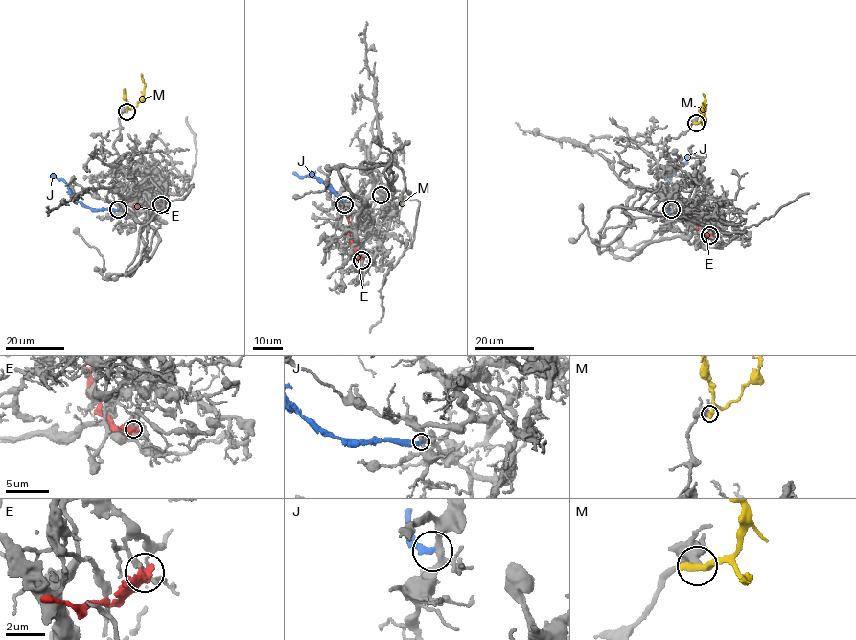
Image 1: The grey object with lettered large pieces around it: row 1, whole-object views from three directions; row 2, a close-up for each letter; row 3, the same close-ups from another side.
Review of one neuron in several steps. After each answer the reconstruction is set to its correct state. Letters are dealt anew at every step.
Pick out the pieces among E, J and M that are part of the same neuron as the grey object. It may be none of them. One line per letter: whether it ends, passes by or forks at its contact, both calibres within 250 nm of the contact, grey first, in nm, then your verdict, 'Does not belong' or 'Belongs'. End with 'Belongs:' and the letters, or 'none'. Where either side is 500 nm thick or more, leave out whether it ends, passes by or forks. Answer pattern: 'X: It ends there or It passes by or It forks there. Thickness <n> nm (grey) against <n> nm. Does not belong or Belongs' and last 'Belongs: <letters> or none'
E: Thickness 260 nm (grey) against 650 nm. Does not belong
J: It ends there. Thickness 240 nm (grey) against 300 nm. Does not belong
M: It ends there. Thickness 360 nm (grey) against 440 nm. Does not belong
Belongs: none

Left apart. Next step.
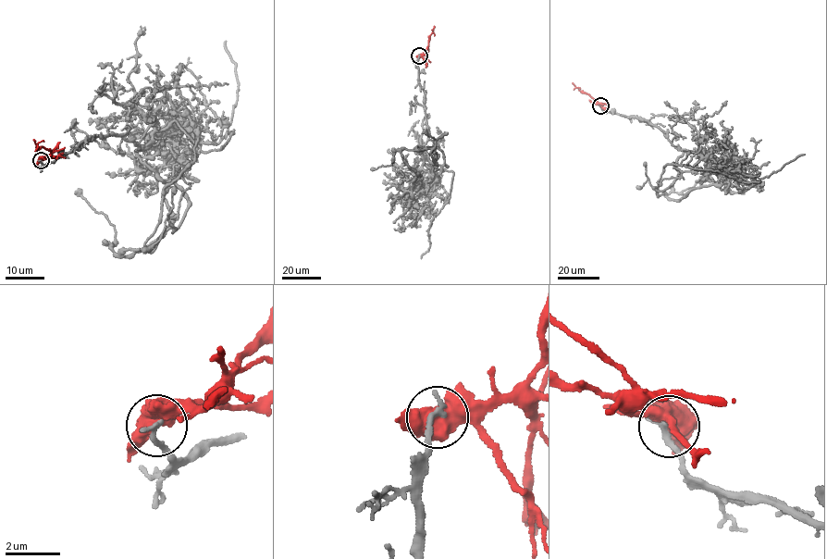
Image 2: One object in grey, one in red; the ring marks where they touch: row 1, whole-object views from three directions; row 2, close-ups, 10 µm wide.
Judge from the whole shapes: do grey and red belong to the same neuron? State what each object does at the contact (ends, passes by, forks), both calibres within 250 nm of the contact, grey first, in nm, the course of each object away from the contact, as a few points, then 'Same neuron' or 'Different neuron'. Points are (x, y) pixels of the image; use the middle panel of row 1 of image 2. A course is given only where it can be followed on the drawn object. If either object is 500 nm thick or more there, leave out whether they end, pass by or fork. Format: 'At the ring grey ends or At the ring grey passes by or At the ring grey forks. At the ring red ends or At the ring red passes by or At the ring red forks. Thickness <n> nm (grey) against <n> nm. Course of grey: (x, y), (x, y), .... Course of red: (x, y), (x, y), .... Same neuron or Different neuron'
Thickness 240 nm (grey) against 700 nm. Course of grey: (419, 56), (428, 134), (423, 163), (453, 174), (450, 197), (431, 221), (430, 247), (421, 258). Course of red: (419, 56), (427, 52), (434, 26). Different neuron

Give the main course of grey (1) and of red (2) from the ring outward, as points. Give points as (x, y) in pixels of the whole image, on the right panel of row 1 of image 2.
1: (600, 105), (648, 119), (682, 149), (700, 148), (685, 166), (743, 181), (759, 182), (804, 154)
2: (600, 105), (573, 82)

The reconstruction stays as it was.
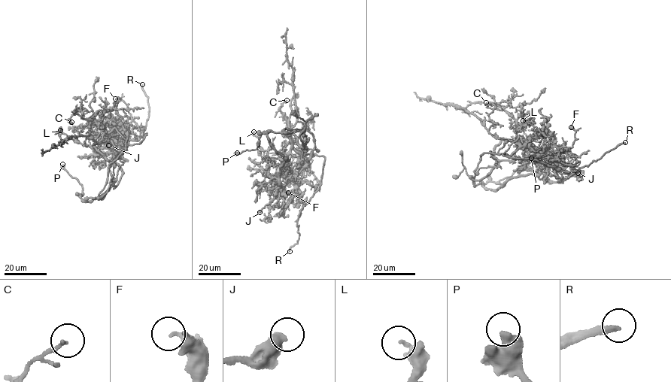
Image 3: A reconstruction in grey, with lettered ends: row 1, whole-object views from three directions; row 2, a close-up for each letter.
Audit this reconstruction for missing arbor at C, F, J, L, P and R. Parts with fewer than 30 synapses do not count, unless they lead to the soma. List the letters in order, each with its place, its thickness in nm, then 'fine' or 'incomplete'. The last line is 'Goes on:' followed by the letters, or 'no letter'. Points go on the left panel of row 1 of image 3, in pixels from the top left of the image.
C: (71, 122) | 150 nm | fine
F: (115, 98) | 200 nm | fine
J: (108, 145) | 600 nm | fine
L: (60, 130) | 240 nm | fine
P: (62, 164) | 550 nm | fine
R: (142, 84) | 240 nm | incomplete
Goes on: R

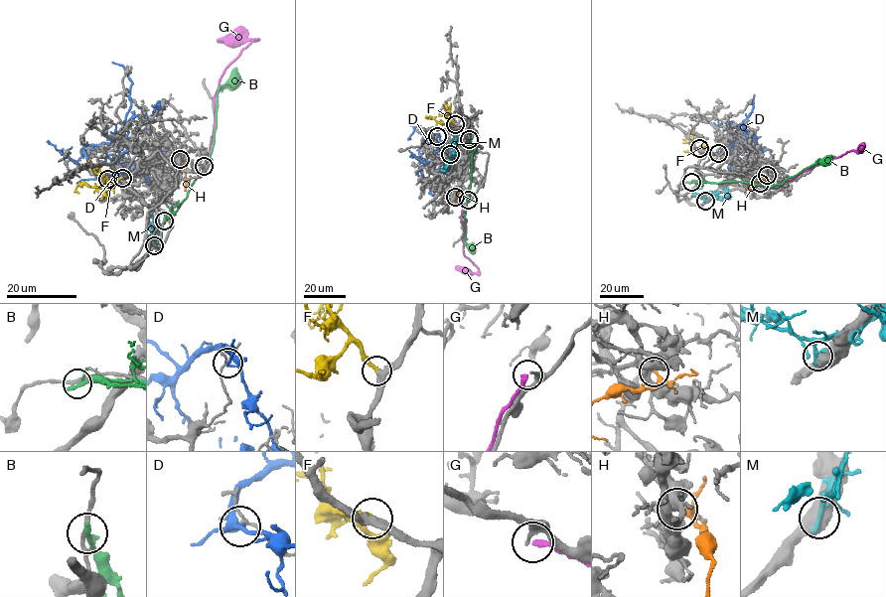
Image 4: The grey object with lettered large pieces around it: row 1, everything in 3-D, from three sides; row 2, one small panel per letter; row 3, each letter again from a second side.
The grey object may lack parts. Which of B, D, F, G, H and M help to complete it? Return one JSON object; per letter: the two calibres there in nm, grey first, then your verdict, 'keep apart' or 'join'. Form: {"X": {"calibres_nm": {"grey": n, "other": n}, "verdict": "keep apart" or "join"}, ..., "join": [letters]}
{"B": {"calibres_nm": {"grey": 200, "other": 220}, "verdict": "keep apart"}, "D": {"calibres_nm": {"grey": 120, "other": 100}, "verdict": "keep apart"}, "F": {"calibres_nm": {"grey": 300, "other": 240}, "verdict": "join"}, "G": {"calibres_nm": {"grey": 190, "other": 280}, "verdict": "keep apart"}, "H": {"calibres_nm": {"grey": 500, "other": 180}, "verdict": "keep apart"}, "M": {"calibres_nm": {"grey": 550, "other": 280}, "verdict": "keep apart"}, "join": ["F"]}

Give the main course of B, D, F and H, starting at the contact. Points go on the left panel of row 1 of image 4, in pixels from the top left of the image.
B: (164, 222), (186, 198), (194, 181), (209, 165), (216, 132), (218, 92), (228, 83), (235, 68)
D: (107, 180), (90, 168), (83, 146), (127, 145), (148, 124), (155, 104)
F: (122, 178), (107, 190), (81, 183), (74, 191), (78, 193)
H: (180, 159), (186, 169), (187, 183), (190, 176)

